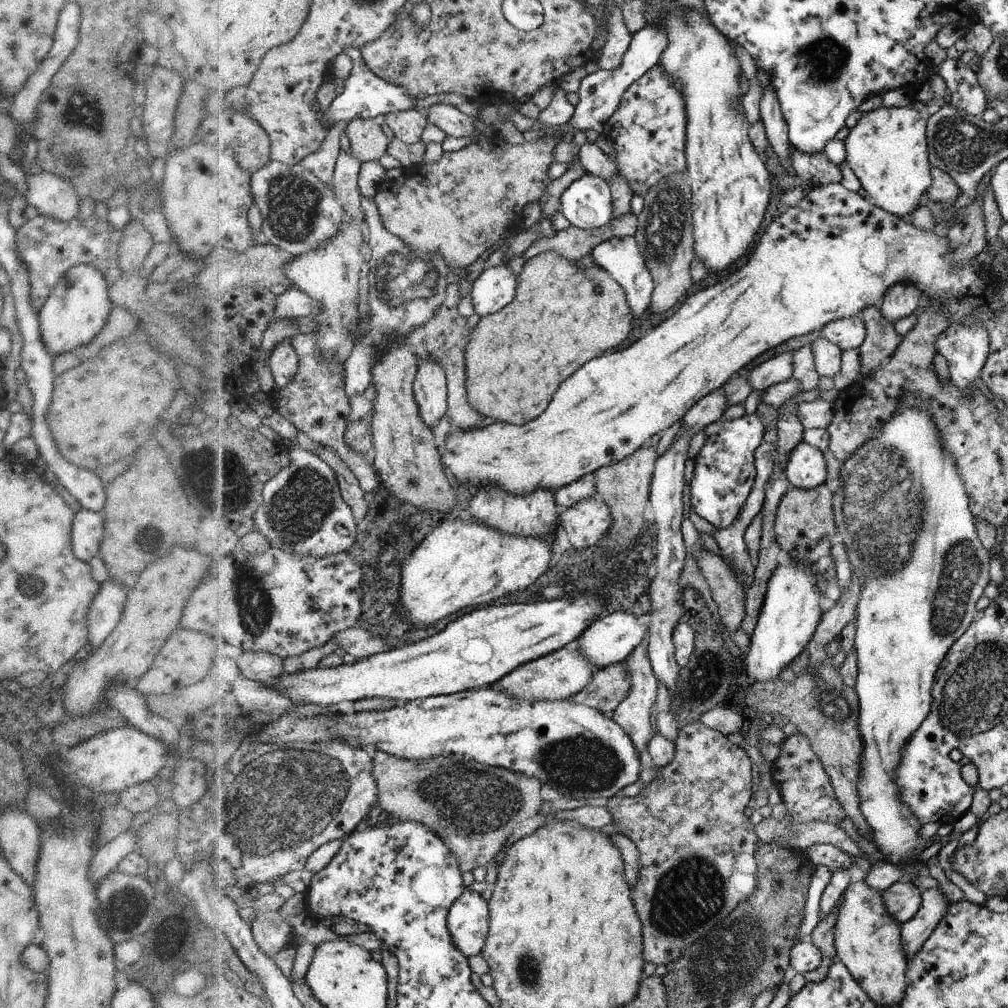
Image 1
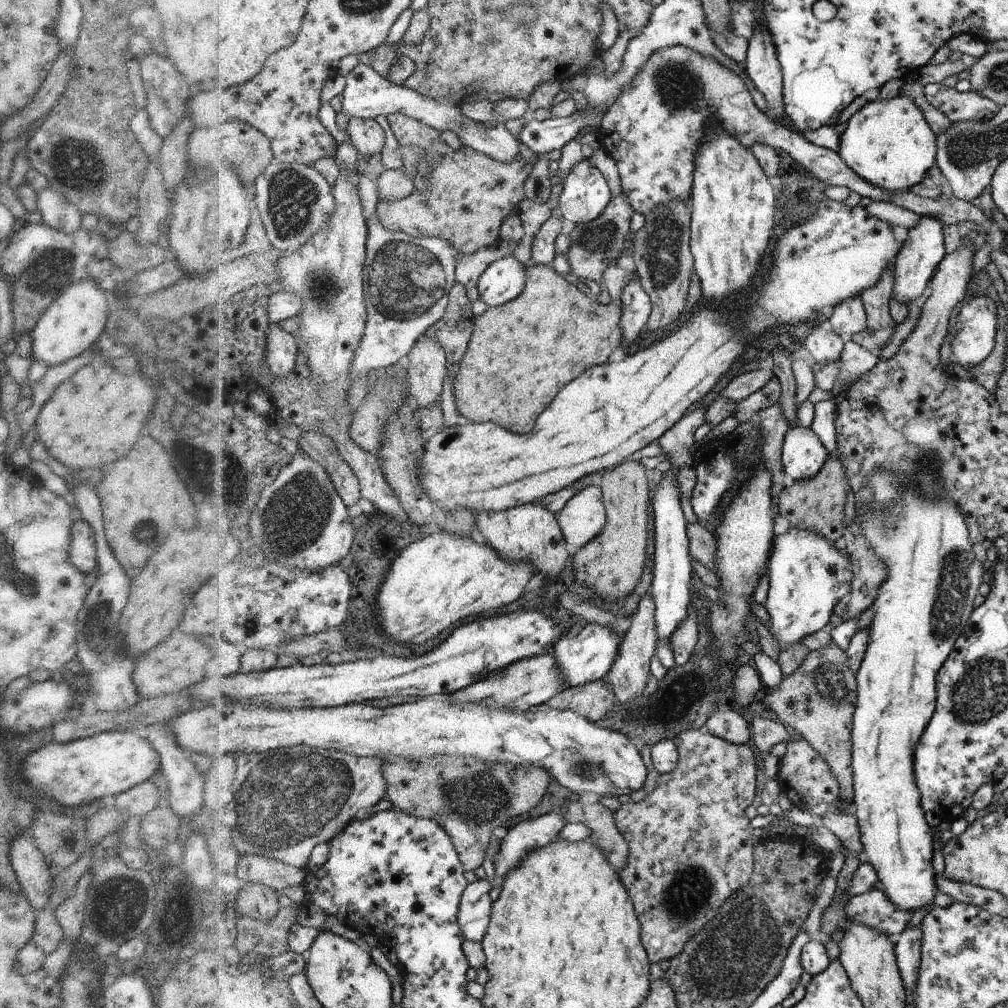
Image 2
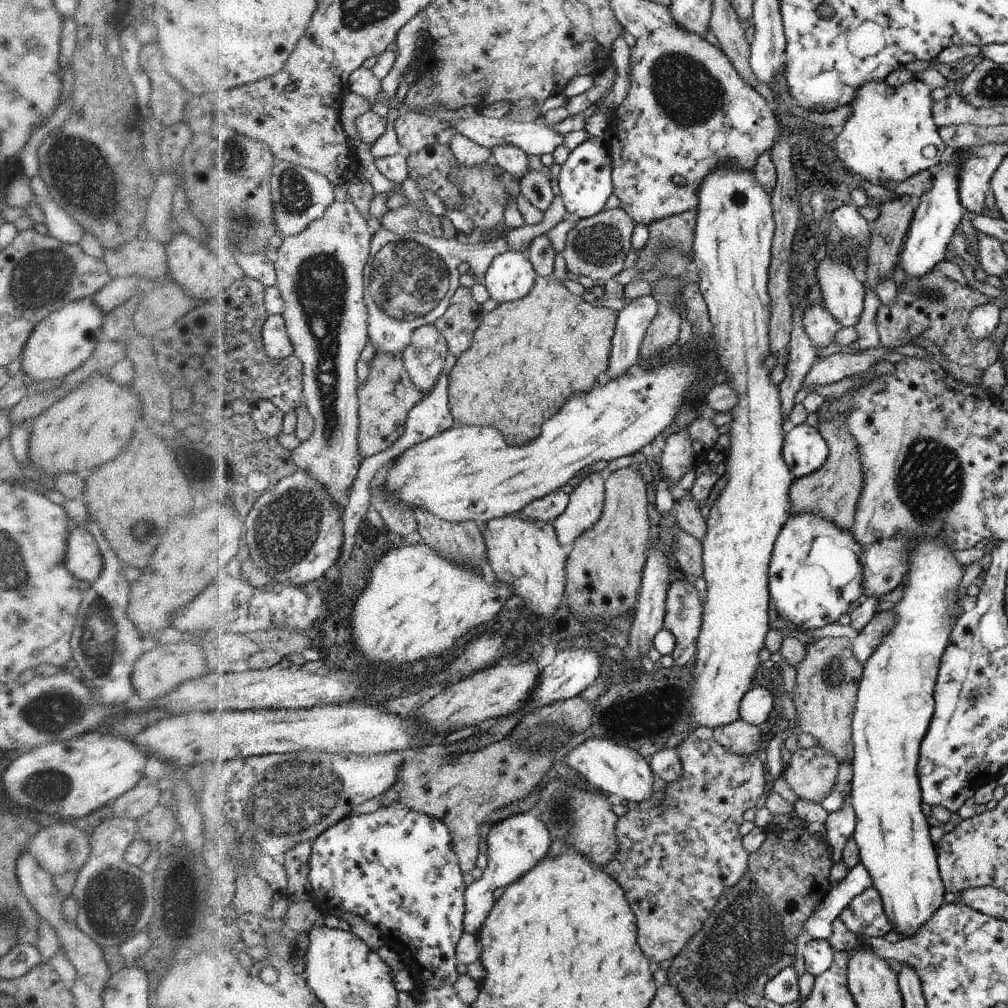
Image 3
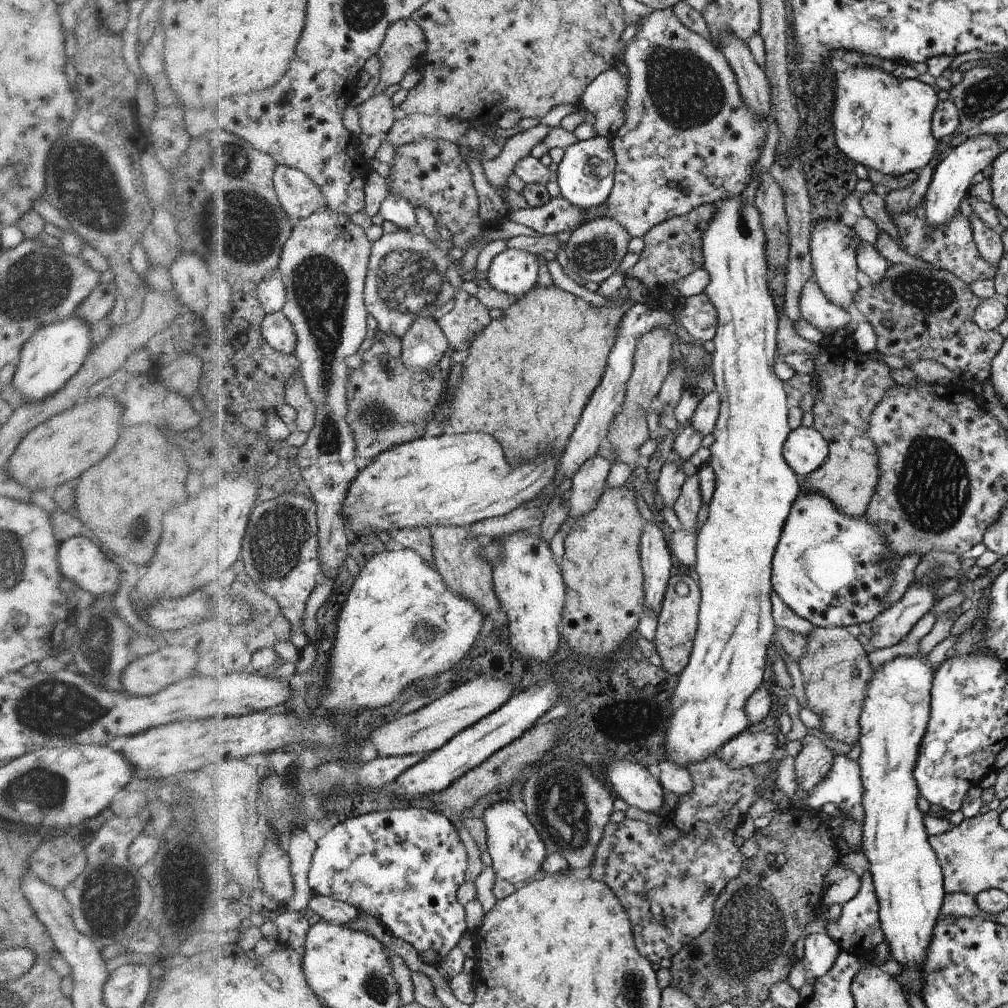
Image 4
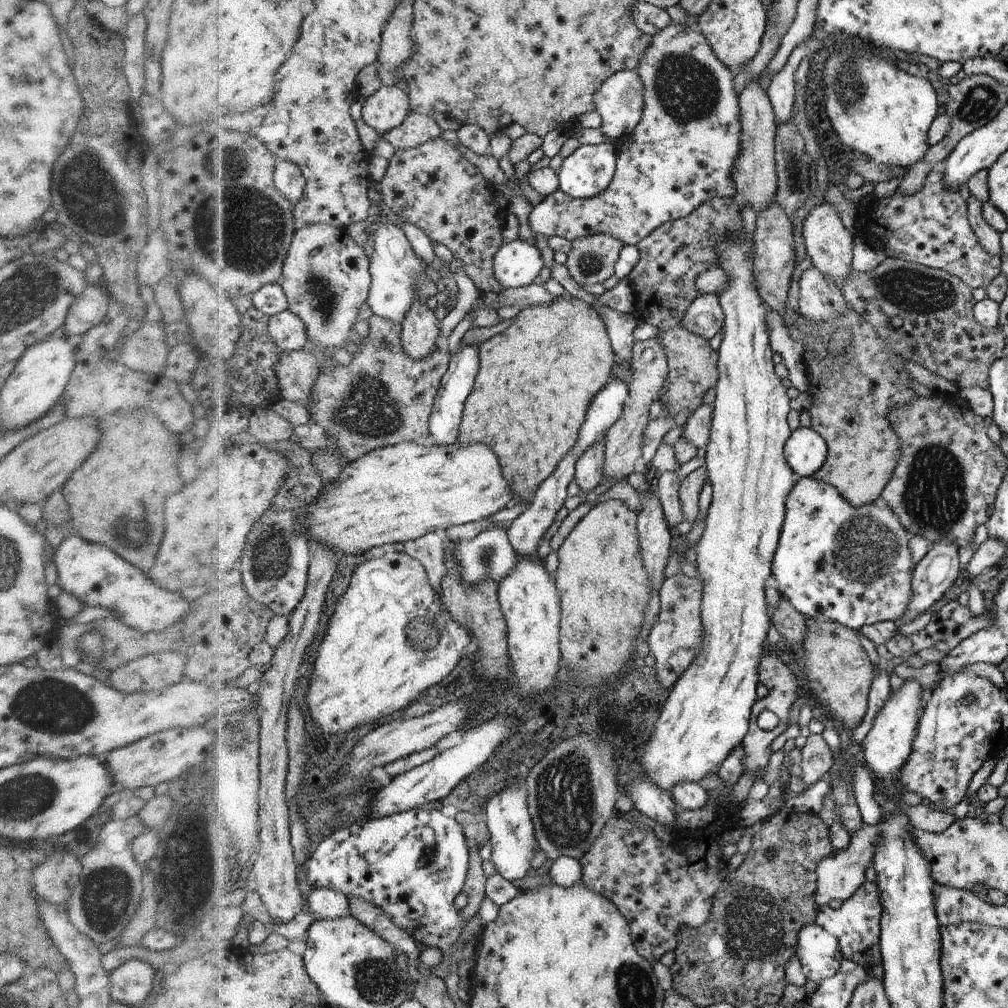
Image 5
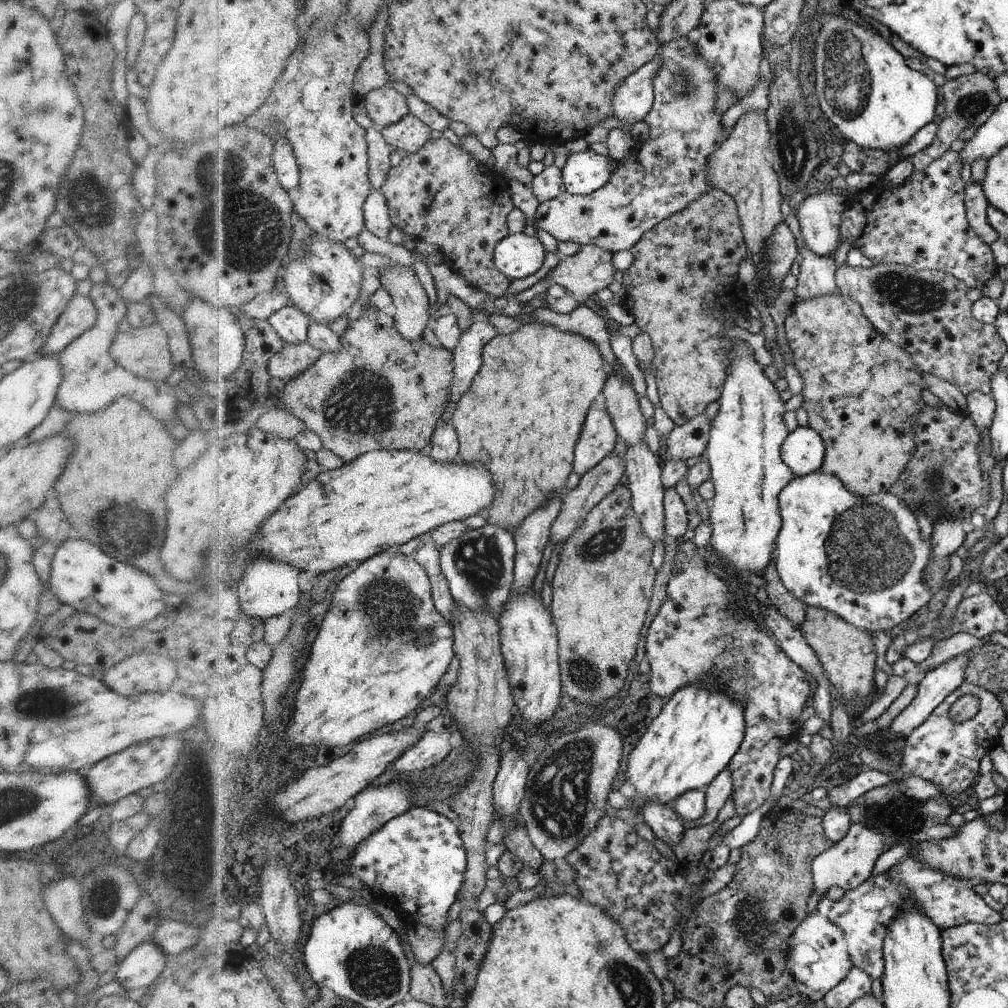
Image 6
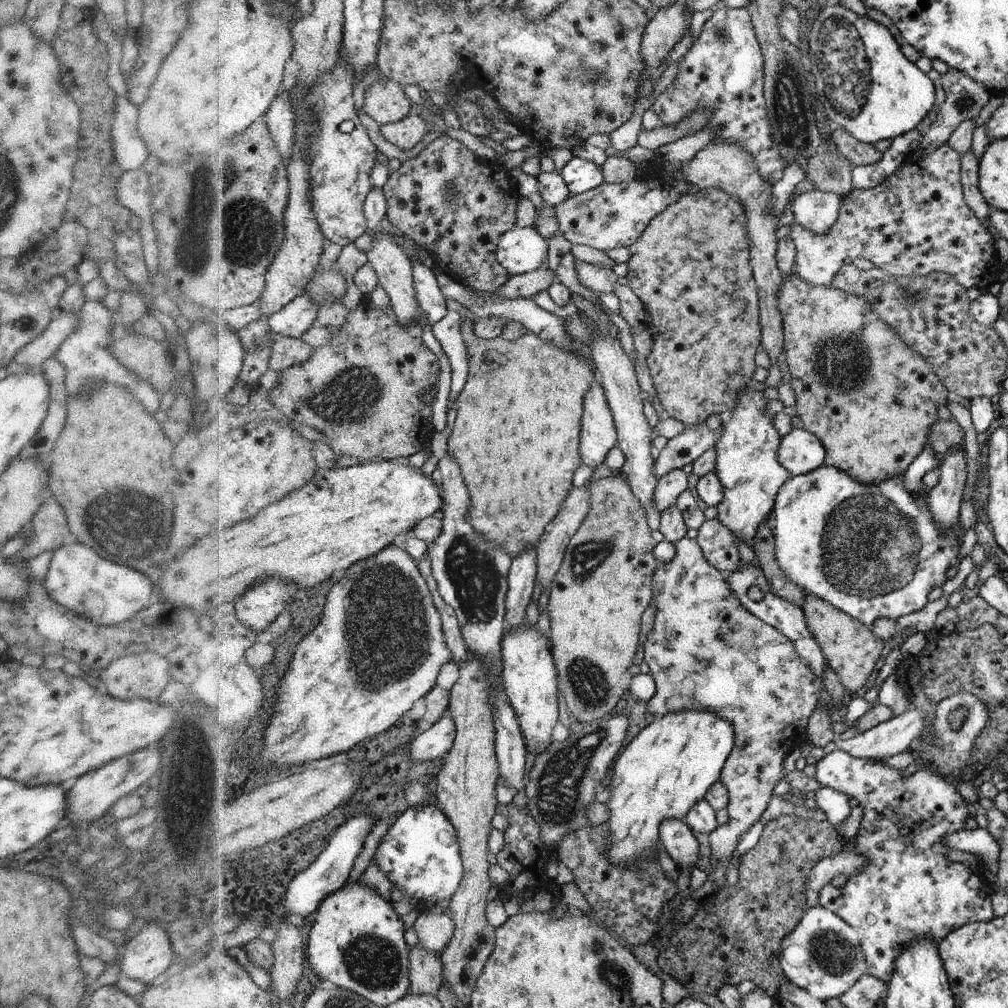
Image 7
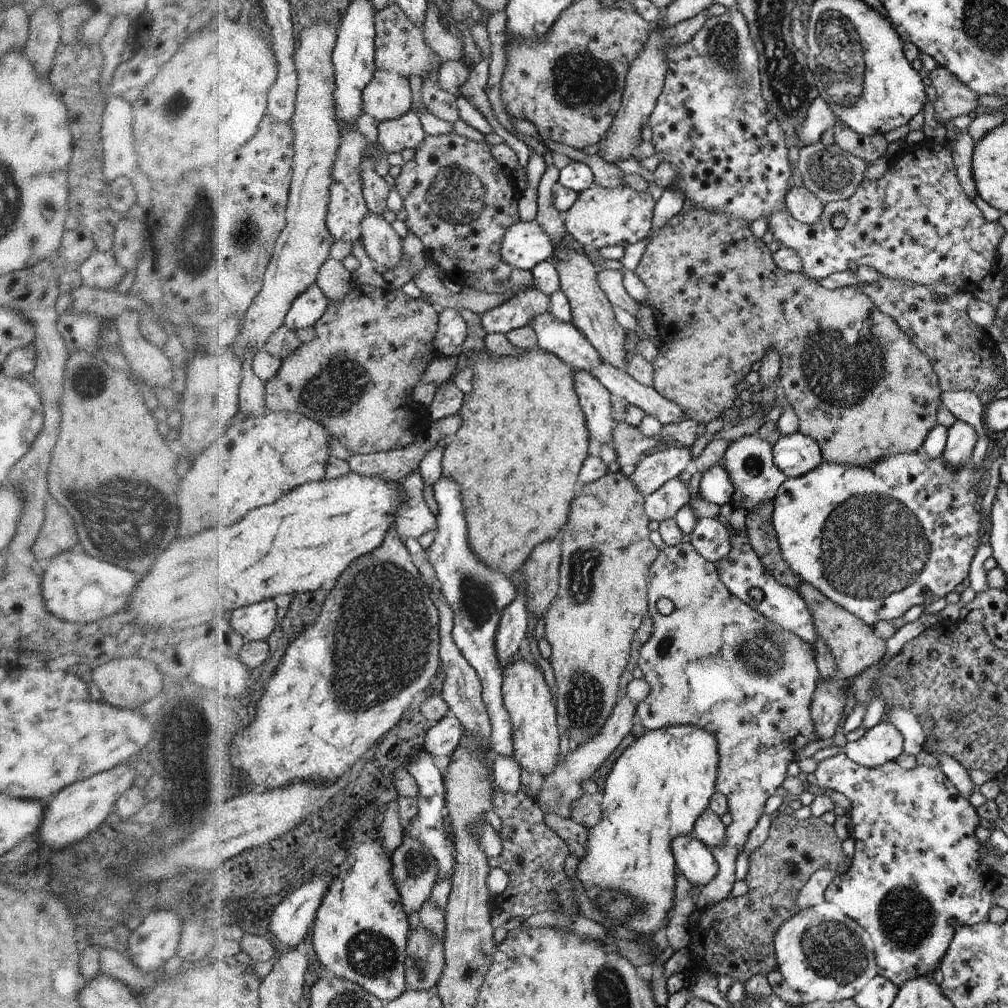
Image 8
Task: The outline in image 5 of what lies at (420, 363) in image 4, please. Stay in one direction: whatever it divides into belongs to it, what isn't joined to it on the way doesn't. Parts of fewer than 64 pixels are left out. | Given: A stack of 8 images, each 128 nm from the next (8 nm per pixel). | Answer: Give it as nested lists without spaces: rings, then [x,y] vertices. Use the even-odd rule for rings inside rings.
[[[416,299],[403,323],[403,343],[416,360],[433,355],[442,336],[441,320],[434,312],[434,304]]]

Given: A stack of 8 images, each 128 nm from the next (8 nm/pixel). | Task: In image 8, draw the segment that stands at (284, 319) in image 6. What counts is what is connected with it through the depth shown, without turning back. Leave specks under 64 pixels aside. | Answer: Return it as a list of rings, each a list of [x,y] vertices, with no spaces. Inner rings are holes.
[[[316,283],[302,293],[287,316],[286,326],[292,330],[314,328],[315,324],[329,311],[331,298]]]

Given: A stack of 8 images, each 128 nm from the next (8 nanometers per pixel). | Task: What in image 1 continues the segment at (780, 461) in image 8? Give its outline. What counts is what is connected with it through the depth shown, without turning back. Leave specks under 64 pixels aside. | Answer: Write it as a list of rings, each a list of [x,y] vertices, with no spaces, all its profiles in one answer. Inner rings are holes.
[[[802,441],[792,452],[786,462],[785,476],[795,488],[812,489],[826,481],[826,462],[818,448]]]

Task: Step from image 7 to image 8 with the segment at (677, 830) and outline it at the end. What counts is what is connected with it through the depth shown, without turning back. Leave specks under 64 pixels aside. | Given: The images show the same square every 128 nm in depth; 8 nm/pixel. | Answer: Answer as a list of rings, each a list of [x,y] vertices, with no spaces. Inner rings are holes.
[[[692,834],[677,837],[673,851],[678,868],[693,886],[706,887],[718,876],[719,866],[713,851]]]

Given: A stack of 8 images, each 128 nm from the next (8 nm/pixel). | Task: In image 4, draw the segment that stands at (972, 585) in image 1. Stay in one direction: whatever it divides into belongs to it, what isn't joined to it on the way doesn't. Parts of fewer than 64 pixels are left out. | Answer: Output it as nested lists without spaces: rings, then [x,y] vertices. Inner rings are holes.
[[[917,655],[896,657],[879,670],[874,671],[874,678],[867,687],[867,698],[862,709],[860,720],[862,730],[859,739],[861,754],[857,760],[861,768],[861,781],[864,787],[865,817],[861,820],[863,824],[862,851],[870,862],[869,871],[877,893],[879,921],[885,942],[888,943],[891,959],[896,960],[901,966],[901,973],[894,978],[901,984],[907,1000],[910,1000],[912,996],[924,1000],[923,993],[927,984],[925,961],[933,942],[933,930],[941,915],[941,906],[946,893],[940,861],[936,858],[937,853],[932,850],[933,845],[928,844],[928,834],[924,830],[922,814],[916,806],[919,788],[916,788],[913,770],[917,764],[918,748],[921,748],[920,740],[924,738],[929,724],[931,688],[934,678],[934,670],[931,668],[928,656],[918,659]]]

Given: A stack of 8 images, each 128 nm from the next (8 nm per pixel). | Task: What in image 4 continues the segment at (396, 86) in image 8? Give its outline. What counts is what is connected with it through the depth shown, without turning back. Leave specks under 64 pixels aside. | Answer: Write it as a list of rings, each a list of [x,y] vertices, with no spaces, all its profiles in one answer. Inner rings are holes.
[[[386,91],[374,95],[363,103],[360,111],[364,133],[370,136],[388,136],[398,120],[396,106]]]

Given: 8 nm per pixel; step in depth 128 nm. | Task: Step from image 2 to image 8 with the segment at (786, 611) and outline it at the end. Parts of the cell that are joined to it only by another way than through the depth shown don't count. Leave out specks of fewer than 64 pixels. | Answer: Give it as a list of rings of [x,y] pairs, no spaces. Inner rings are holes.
[[[924,450],[911,453],[888,455],[880,460],[874,461],[870,467],[858,465],[839,465],[822,461],[820,467],[807,472],[801,477],[790,477],[786,482],[786,488],[772,500],[774,504],[773,527],[777,531],[777,537],[781,546],[783,559],[786,560],[786,567],[792,569],[801,581],[809,582],[820,589],[832,602],[850,611],[854,616],[869,624],[878,623],[881,620],[893,621],[902,617],[912,606],[924,606],[926,594],[930,592],[934,600],[946,597],[960,582],[968,578],[970,562],[976,554],[976,548],[980,546],[980,526],[982,526],[982,494],[978,492],[978,484],[984,478],[984,467],[975,467],[968,462],[960,468],[953,467],[947,460],[940,457],[929,457]]]

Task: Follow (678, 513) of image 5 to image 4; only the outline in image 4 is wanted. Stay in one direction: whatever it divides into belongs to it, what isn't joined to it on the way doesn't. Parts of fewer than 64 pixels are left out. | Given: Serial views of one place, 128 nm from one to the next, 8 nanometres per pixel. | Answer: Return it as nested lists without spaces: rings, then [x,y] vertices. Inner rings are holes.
[[[680,458],[675,462],[665,462],[657,480],[657,501],[672,510],[687,477],[681,469],[683,462]]]

